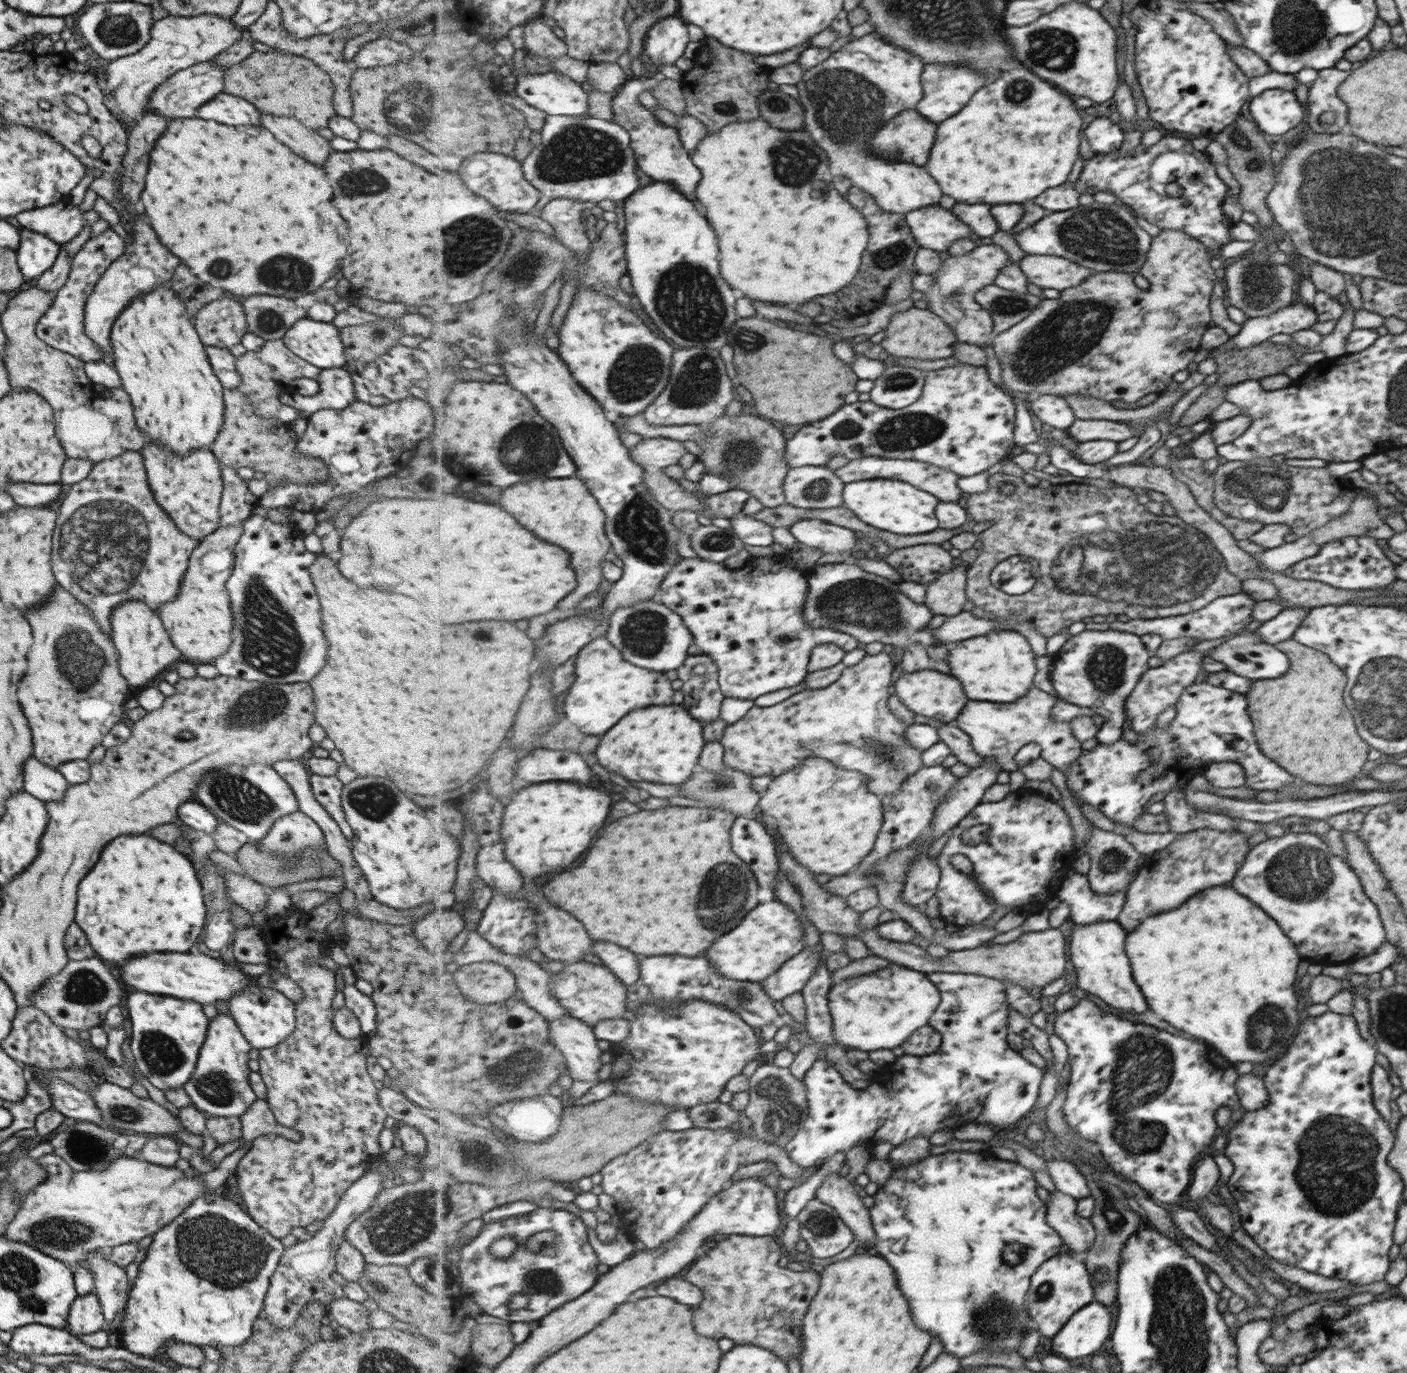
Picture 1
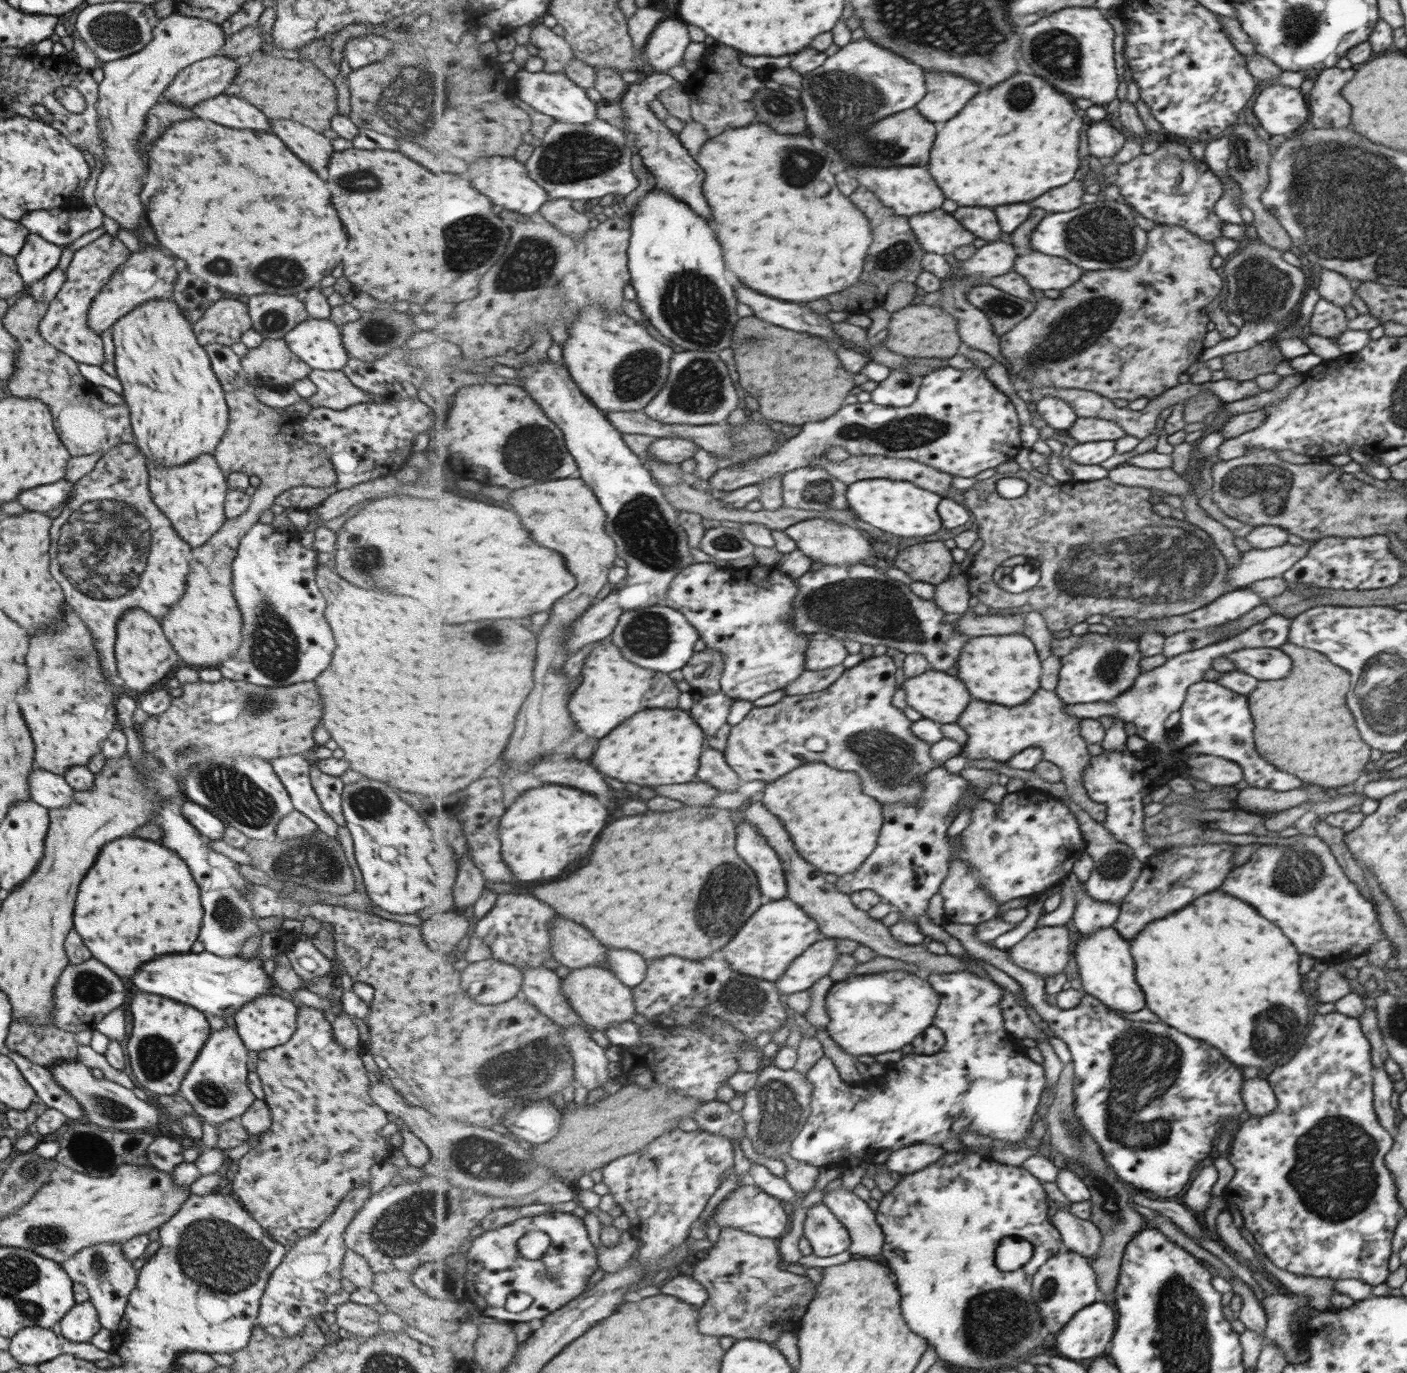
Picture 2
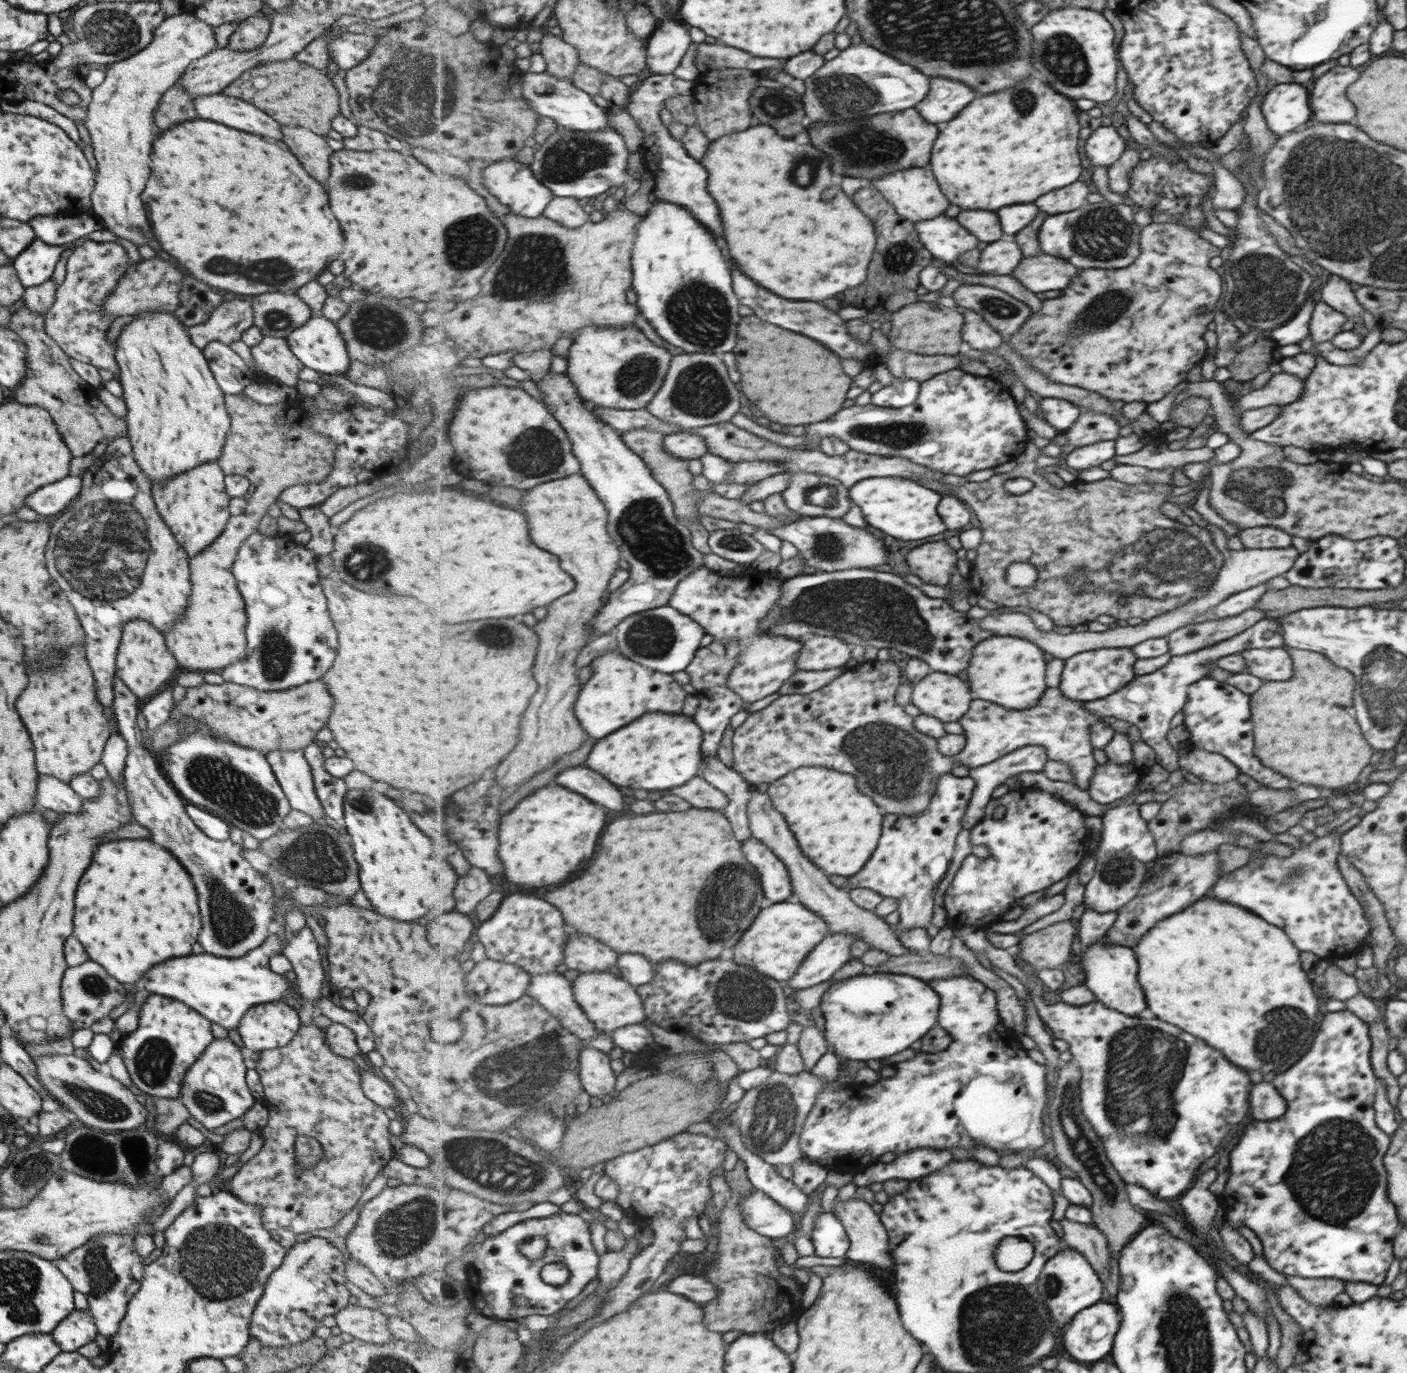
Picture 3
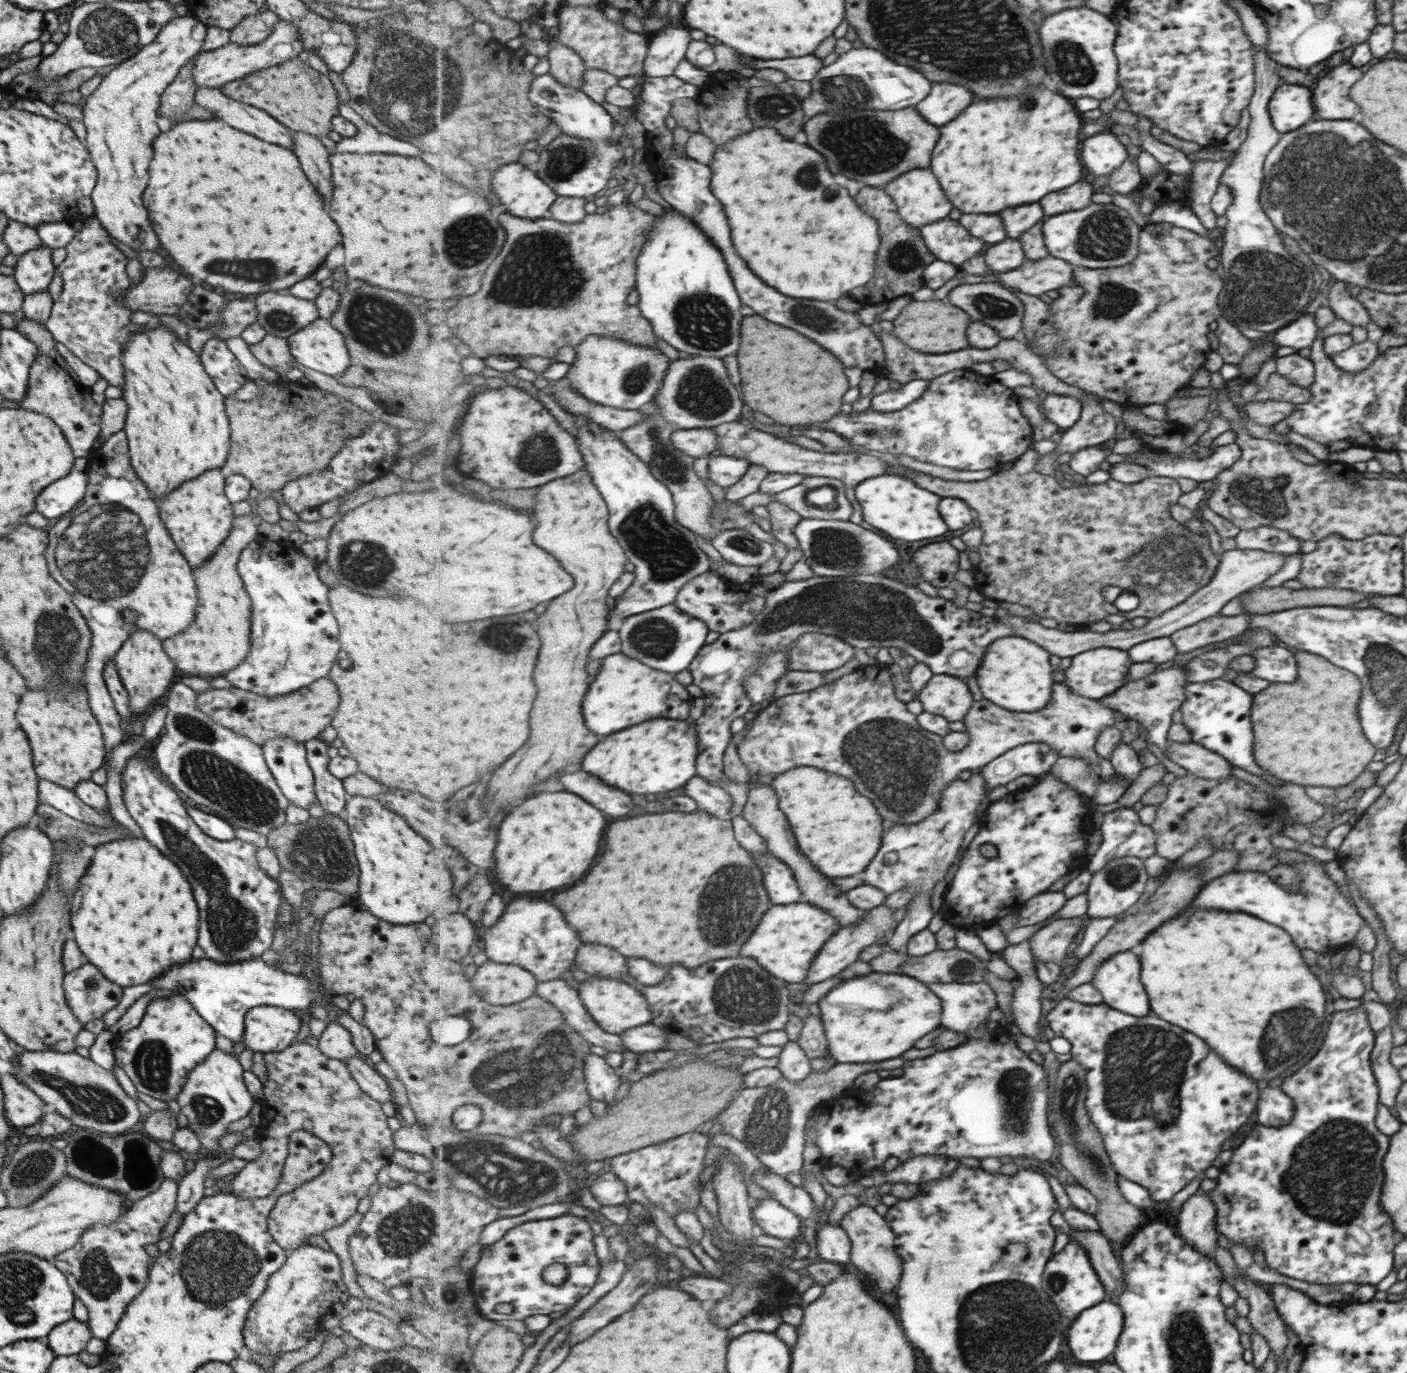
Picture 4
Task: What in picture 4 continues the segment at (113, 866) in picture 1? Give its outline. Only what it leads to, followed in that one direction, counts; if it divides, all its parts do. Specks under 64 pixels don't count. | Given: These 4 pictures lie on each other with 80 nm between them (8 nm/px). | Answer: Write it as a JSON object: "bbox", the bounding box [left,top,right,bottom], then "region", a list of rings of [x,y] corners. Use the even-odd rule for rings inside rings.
{"bbox":[70,838,198,986],"region":[[[143,838],[115,840],[91,848],[86,871],[78,880],[71,902],[70,937],[105,979],[117,986],[133,986],[151,980],[173,964],[181,964],[191,957],[196,945],[198,908],[191,894],[191,886],[174,862],[167,860]]]}

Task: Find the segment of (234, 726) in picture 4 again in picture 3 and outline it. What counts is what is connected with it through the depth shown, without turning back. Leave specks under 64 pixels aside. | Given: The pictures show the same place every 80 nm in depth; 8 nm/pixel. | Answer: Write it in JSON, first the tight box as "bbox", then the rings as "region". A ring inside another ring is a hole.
{"bbox":[149,679,331,765],"region":[[[320,679],[291,687],[289,690],[271,692],[259,692],[253,687],[225,681],[221,684],[203,683],[187,688],[185,698],[172,706],[169,718],[153,730],[149,753],[160,765],[168,748],[179,741],[179,732],[173,723],[183,717],[183,714],[187,714],[189,719],[197,723],[207,725],[217,737],[229,739],[243,748],[257,750],[263,756],[273,750],[302,750],[314,741],[321,728],[326,727],[329,710],[331,696]]]}

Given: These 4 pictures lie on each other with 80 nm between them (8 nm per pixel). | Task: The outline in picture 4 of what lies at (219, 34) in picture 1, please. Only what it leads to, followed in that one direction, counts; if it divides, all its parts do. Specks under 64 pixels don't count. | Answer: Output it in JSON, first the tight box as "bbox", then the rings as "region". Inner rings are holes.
{"bbox":[81,16,206,253],"region":[[[193,16],[172,18],[158,30],[153,41],[104,73],[98,87],[86,97],[81,108],[86,150],[97,177],[90,192],[95,219],[116,245],[125,245],[136,253],[155,250],[159,246],[147,220],[147,212],[141,206],[141,192],[147,182],[151,140],[159,134],[155,124],[160,96],[180,66],[200,52],[206,30],[205,24]]]}

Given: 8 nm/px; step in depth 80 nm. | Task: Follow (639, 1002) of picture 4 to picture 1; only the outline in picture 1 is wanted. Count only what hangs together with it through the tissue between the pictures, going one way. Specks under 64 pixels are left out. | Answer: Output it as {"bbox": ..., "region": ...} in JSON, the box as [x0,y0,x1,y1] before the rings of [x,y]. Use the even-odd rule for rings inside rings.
{"bbox":[549,962,628,1027],"region":[[[591,962],[566,964],[565,968],[553,975],[549,983],[551,994],[573,1015],[594,1027],[602,1020],[623,1018],[628,1010],[628,985],[624,983],[609,967]]]}

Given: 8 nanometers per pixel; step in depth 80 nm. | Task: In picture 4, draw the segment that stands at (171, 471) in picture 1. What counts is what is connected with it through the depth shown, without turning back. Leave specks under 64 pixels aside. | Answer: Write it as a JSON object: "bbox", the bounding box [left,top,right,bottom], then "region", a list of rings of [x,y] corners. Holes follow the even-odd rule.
{"bbox":[157,470,234,568],"region":[[[206,470],[157,500],[160,521],[191,568],[202,565],[228,536],[234,514],[224,495],[224,477],[224,470]]]}

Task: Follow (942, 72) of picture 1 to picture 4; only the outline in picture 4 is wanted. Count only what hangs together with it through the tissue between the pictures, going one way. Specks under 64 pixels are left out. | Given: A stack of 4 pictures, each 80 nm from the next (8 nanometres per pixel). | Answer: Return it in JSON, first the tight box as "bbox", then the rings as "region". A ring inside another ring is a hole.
{"bbox":[917,82,973,126],"region":[[[937,82],[935,90],[925,98],[917,108],[927,118],[927,122],[945,126],[947,122],[955,120],[965,108],[973,102],[973,94],[957,84]]]}

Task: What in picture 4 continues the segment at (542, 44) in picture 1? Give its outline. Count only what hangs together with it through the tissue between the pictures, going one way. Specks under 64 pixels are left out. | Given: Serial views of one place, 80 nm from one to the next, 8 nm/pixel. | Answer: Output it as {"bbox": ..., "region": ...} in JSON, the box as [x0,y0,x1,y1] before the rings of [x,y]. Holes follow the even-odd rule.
{"bbox":[547,38,587,88],"region":[[[555,38],[549,39],[549,43],[550,49],[547,56],[550,63],[549,72],[565,86],[581,88],[581,84],[584,83],[584,72],[587,70],[582,55]]]}

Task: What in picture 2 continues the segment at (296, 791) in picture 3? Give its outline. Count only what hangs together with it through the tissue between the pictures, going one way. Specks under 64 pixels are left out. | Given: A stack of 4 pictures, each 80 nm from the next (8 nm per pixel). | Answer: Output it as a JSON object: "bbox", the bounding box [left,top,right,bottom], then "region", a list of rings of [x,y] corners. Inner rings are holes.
{"bbox":[268,755,337,839],"region":[[[284,755],[271,759],[268,764],[287,791],[293,808],[309,818],[317,831],[321,831],[329,839],[337,839],[337,824],[321,808],[311,788],[309,763],[305,755]]]}

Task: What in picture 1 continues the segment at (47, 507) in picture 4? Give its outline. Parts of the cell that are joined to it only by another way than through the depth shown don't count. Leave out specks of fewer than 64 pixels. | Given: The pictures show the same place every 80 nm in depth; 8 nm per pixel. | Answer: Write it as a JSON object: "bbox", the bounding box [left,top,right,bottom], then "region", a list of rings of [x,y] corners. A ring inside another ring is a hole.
{"bbox":[6,482,61,507],"region":[[[15,482],[7,486],[6,493],[11,496],[15,505],[22,507],[49,506],[56,496],[61,494],[61,483],[56,484],[27,484]]]}

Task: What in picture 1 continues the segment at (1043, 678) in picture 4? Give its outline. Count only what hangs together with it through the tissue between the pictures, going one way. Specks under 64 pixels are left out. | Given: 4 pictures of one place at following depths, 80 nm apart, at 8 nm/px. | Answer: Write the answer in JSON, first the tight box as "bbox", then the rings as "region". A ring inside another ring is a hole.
{"bbox":[948,631,1037,702],"region":[[[993,631],[986,635],[979,635],[959,641],[950,650],[948,666],[951,674],[955,674],[963,682],[967,696],[971,700],[989,700],[989,702],[1017,702],[1019,698],[1031,692],[1033,678],[1037,674],[1035,654],[1027,638],[1017,631]]]}

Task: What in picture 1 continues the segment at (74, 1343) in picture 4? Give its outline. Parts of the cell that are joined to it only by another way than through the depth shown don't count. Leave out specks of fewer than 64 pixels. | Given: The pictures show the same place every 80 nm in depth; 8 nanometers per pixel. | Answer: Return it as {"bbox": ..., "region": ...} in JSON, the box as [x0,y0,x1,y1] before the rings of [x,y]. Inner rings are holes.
{"bbox":[63,1293,106,1336],"region":[[[95,1293],[76,1295],[68,1309],[67,1325],[63,1330],[73,1336],[103,1330],[106,1322],[103,1320],[100,1302],[97,1301]]]}

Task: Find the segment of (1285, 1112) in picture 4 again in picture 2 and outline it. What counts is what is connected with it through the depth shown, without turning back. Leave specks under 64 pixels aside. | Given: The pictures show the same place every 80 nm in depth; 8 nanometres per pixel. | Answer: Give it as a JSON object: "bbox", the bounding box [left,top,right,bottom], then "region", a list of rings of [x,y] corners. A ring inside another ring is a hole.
{"bbox":[1241,1079,1276,1117],"region":[[[1247,1079],[1241,1093],[1245,1109],[1250,1115],[1260,1117],[1272,1113],[1276,1107],[1273,1091],[1266,1079]]]}

